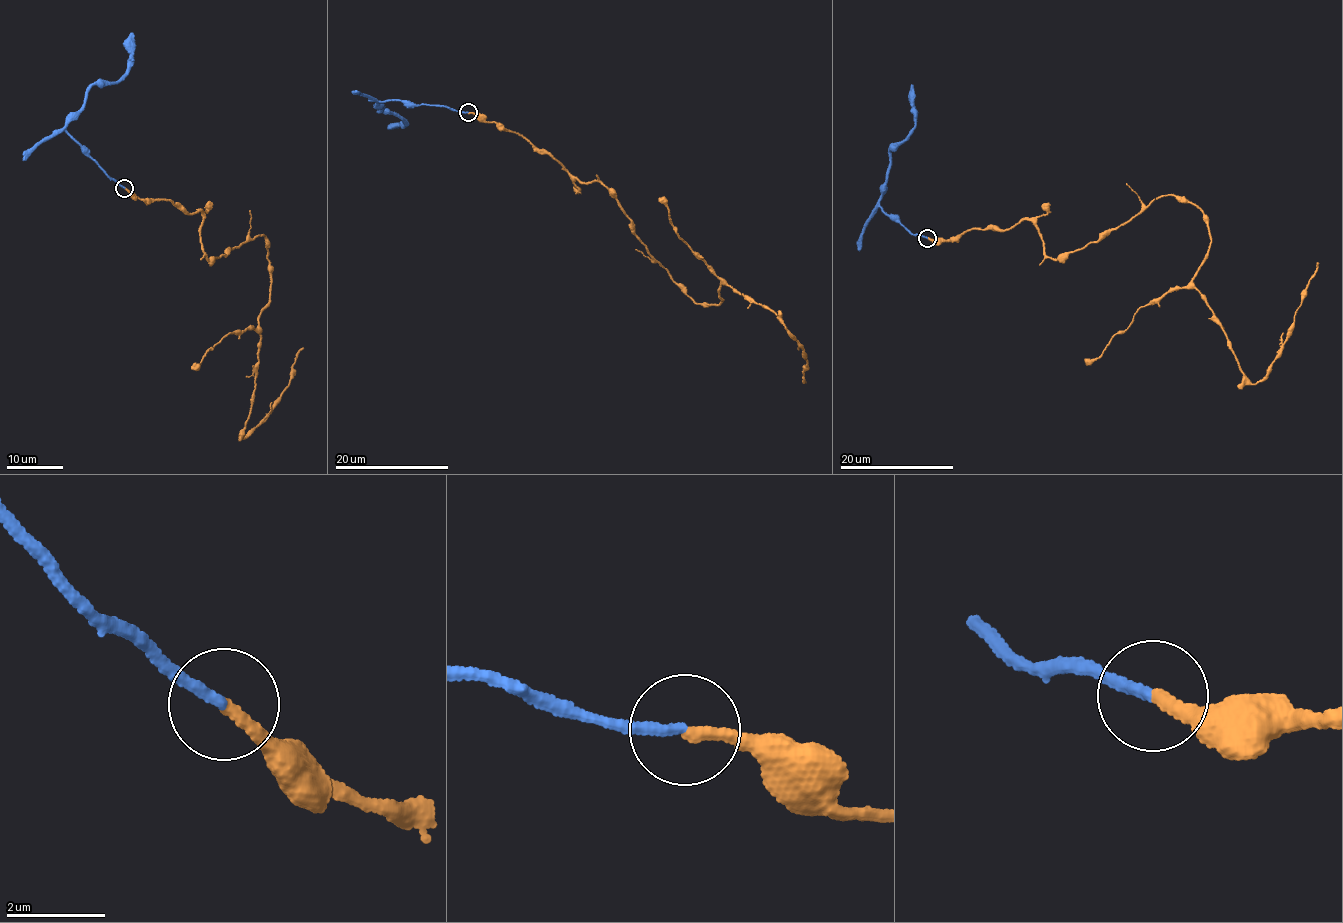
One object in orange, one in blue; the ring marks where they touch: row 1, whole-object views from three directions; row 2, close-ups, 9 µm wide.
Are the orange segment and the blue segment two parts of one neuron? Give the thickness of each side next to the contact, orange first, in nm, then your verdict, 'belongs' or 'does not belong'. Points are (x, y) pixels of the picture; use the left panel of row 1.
calibres 260 and 220 nm; belongs

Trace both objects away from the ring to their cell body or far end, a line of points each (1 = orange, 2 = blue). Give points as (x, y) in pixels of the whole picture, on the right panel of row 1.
1: (927, 237), (1027, 219), (1053, 259), (1156, 198), (1186, 200), (1208, 226), (1192, 287), (1252, 383), (1318, 262)
2: (927, 237), (911, 235), (887, 216), (880, 204), (885, 188), (889, 151), (903, 142), (914, 125), (911, 84)

